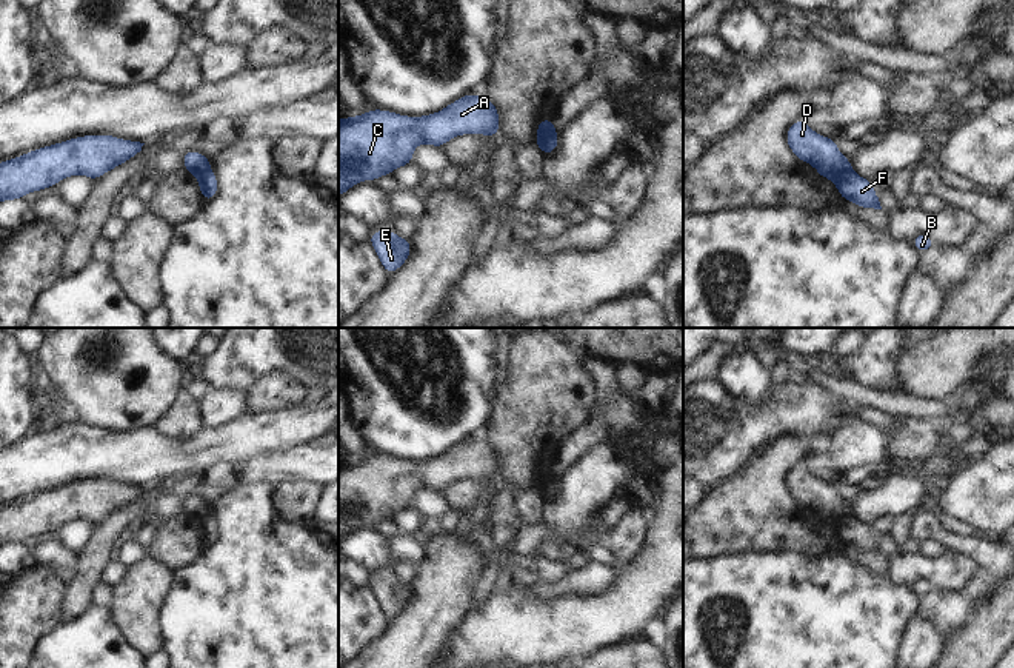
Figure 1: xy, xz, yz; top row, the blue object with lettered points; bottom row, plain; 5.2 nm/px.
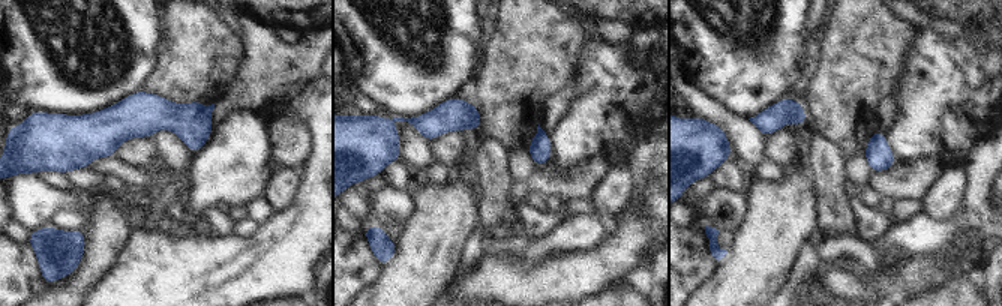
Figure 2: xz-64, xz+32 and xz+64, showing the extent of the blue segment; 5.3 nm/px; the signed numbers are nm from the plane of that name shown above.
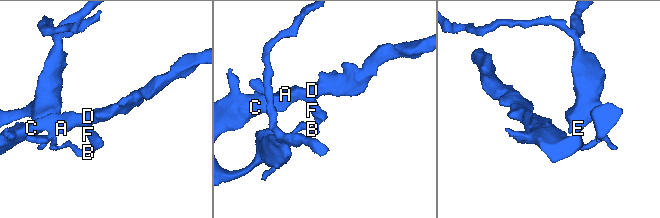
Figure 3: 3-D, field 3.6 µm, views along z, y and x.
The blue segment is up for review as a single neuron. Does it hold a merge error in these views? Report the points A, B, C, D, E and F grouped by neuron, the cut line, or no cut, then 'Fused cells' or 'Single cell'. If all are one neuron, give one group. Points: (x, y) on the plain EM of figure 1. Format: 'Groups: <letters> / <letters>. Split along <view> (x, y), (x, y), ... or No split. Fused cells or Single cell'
Groups: A C D E / B F. Split along xz (556, 480), (539, 491). Fused cells

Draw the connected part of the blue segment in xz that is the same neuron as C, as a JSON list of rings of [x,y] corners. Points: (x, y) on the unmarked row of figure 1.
[[[465,439],[435,459],[408,462],[383,454],[368,454],[365,460],[352,460],[339,465],[339,542],[363,525],[377,525],[400,511],[412,508],[417,489],[429,488],[442,493],[451,483],[462,479],[486,479],[497,483],[500,460],[497,451],[488,442]]]

